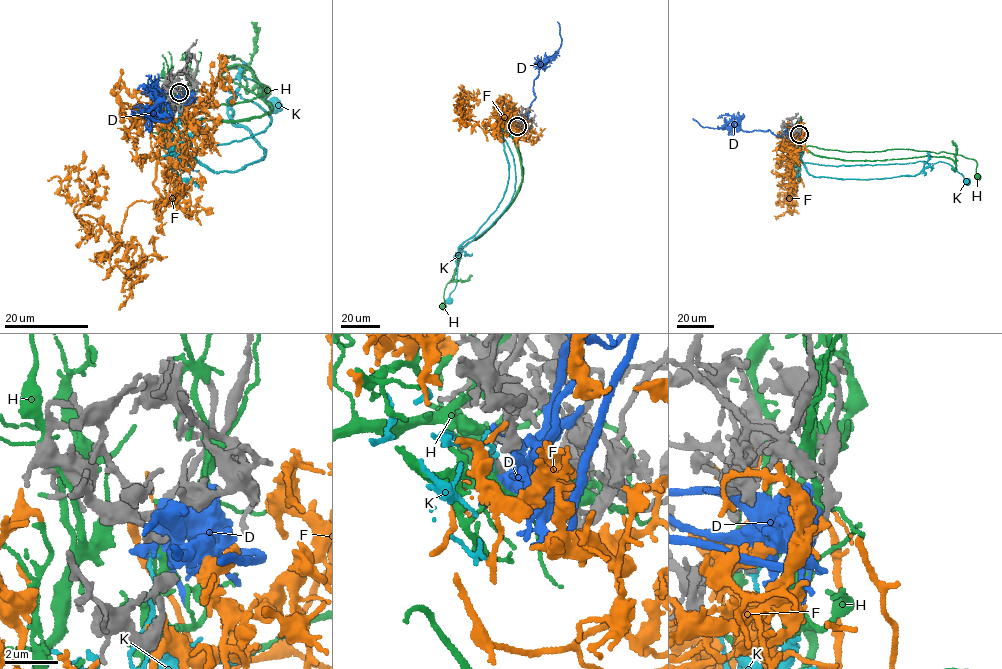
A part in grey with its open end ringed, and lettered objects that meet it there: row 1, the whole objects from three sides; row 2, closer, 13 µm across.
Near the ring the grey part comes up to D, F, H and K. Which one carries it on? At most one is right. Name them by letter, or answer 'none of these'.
F

